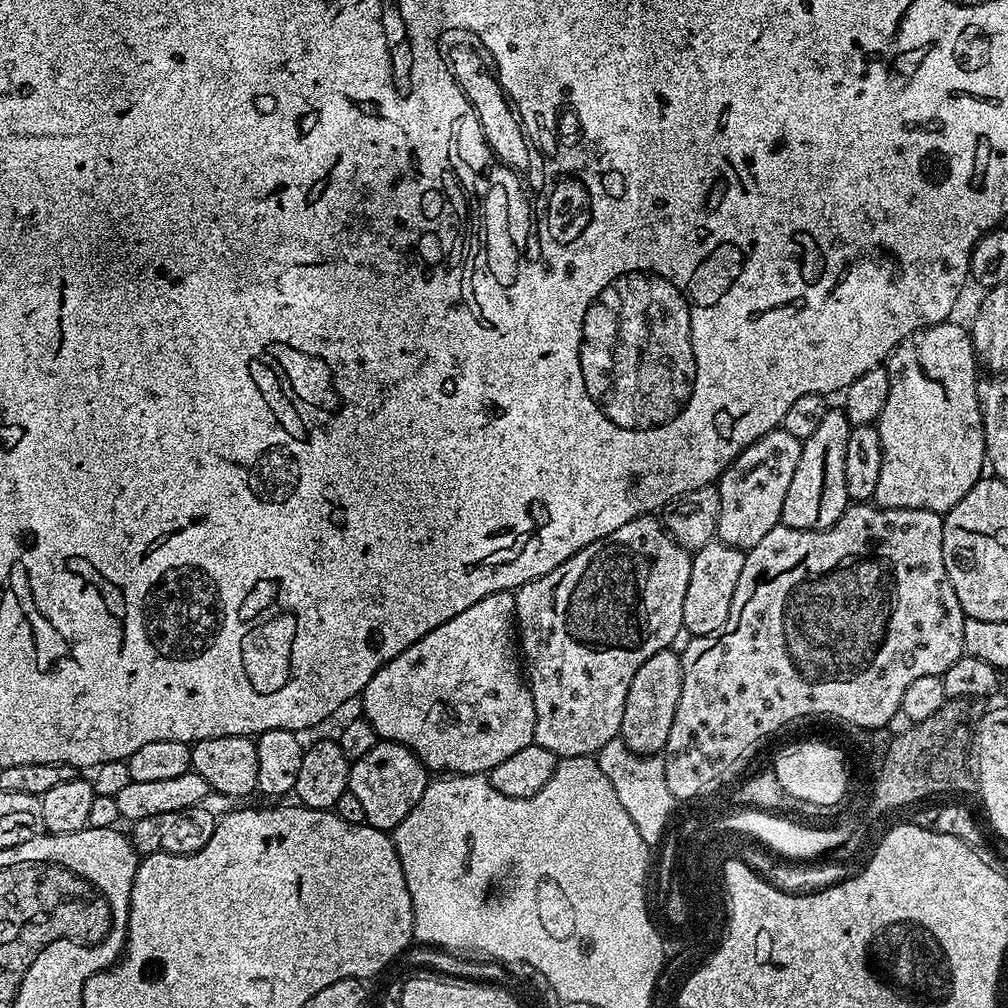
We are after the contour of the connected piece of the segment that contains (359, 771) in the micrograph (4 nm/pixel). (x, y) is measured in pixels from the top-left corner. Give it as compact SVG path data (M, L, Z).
M380 740L374 750L351 761L348 769L348 791L360 799L368 825L381 830L395 830L402 818L414 810L429 782L430 772L424 763L406 746L392 740Z

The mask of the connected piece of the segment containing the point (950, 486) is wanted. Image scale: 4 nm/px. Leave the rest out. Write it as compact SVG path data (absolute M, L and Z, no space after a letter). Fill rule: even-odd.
M945 322L926 326L910 334L899 346L893 350L892 355L886 361L888 377L890 378L890 394L886 394L886 406L882 406L882 414L875 426L882 438L882 471L878 478L878 490L874 497L877 508L925 508L931 512L947 514L954 505L977 484L986 472L986 442L984 441L984 427L982 426L982 414L980 413L980 399L976 393L976 381L978 379L978 357L972 348L972 337L969 329L960 324Z

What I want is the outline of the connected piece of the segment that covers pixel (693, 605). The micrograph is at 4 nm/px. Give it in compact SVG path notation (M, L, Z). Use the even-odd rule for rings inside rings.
M717 538L696 552L691 553L690 582L686 585L686 599L682 602L683 631L689 637L714 636L726 626L726 618L730 618L730 602L734 602L734 586L738 586L738 577L742 574L745 553L741 549L725 544Z

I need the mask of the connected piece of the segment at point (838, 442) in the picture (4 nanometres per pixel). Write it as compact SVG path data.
M829 407L826 418L818 425L818 430L810 434L802 442L802 458L798 458L798 466L794 466L794 478L790 478L790 490L786 490L786 502L782 502L780 523L794 530L822 530L834 526L838 518L850 507L846 490L846 442L850 438L854 425L848 421L843 407Z

